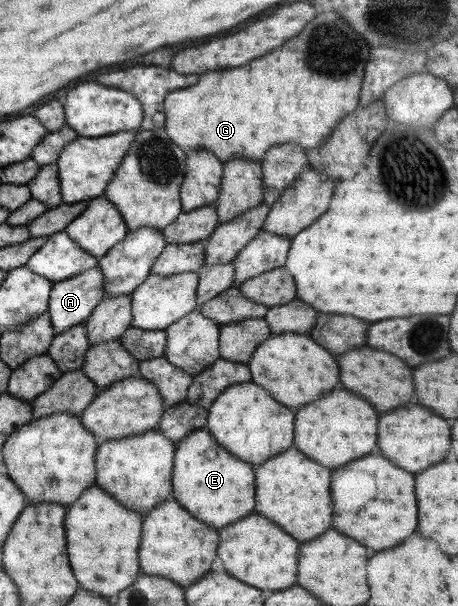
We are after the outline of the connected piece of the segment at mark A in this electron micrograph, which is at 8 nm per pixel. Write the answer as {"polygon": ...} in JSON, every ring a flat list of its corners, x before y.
{"polygon":[[96,264,93,268,77,276,52,283,46,312,49,315,49,321,55,334,61,334,65,330,87,321,97,303,101,302,104,298,101,281,102,274,98,269,98,264]]}

